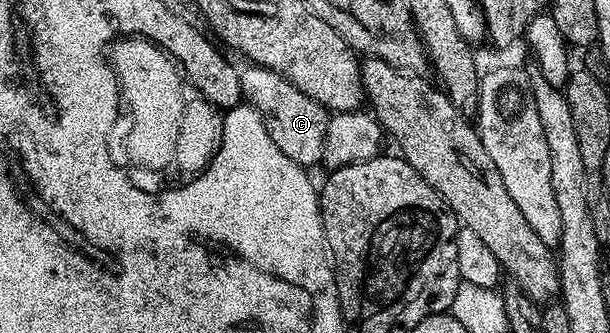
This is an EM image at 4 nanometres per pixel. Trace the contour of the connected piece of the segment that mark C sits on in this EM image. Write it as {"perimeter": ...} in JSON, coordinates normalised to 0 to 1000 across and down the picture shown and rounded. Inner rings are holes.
{"perimeter":[[[407,198],[407,207],[398,207],[393,216],[393,282],[426,333],[443,414],[449,414],[449,438],[456,438],[469,474],[489,486],[502,511],[510,508],[510,492],[523,495],[530,483],[539,327],[515,294],[495,282],[489,258],[482,258],[469,231],[457,228],[448,204]]]}

